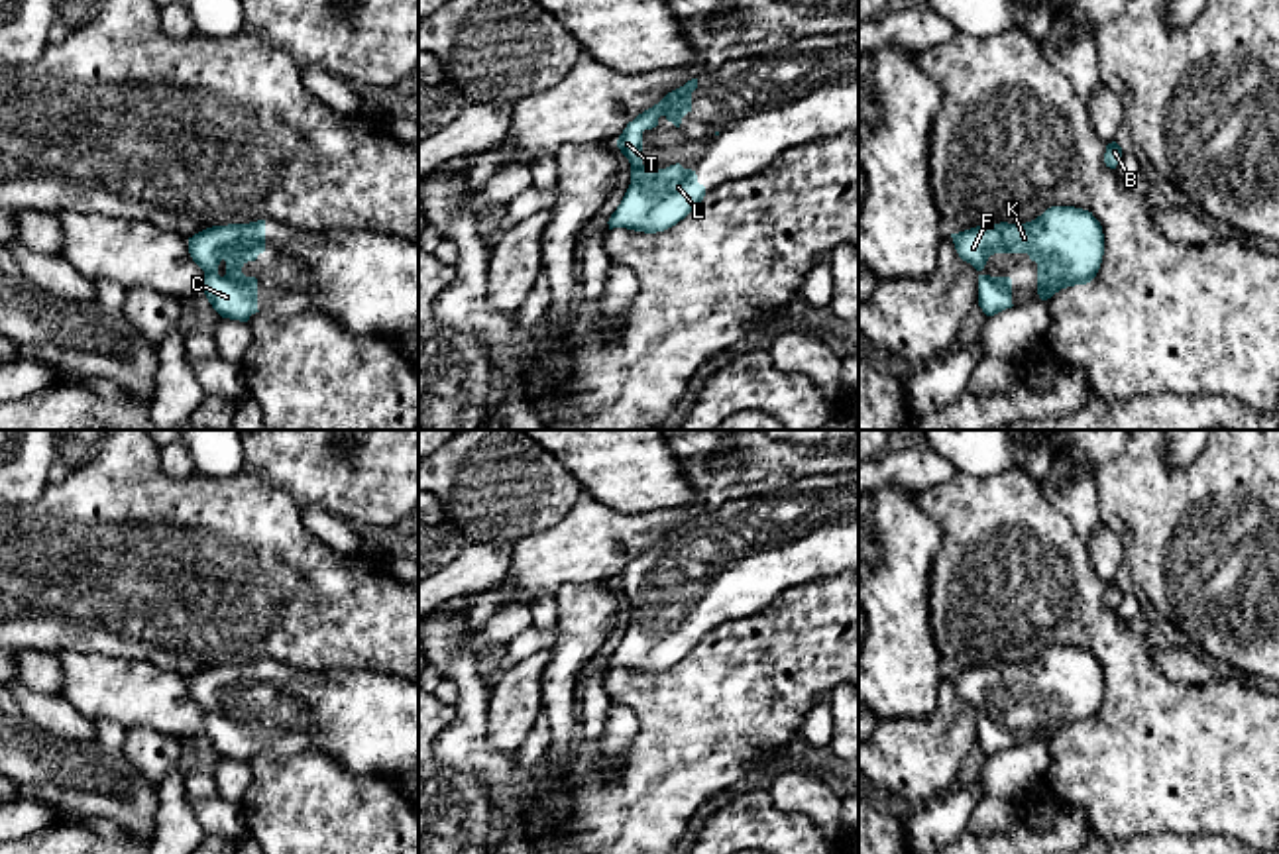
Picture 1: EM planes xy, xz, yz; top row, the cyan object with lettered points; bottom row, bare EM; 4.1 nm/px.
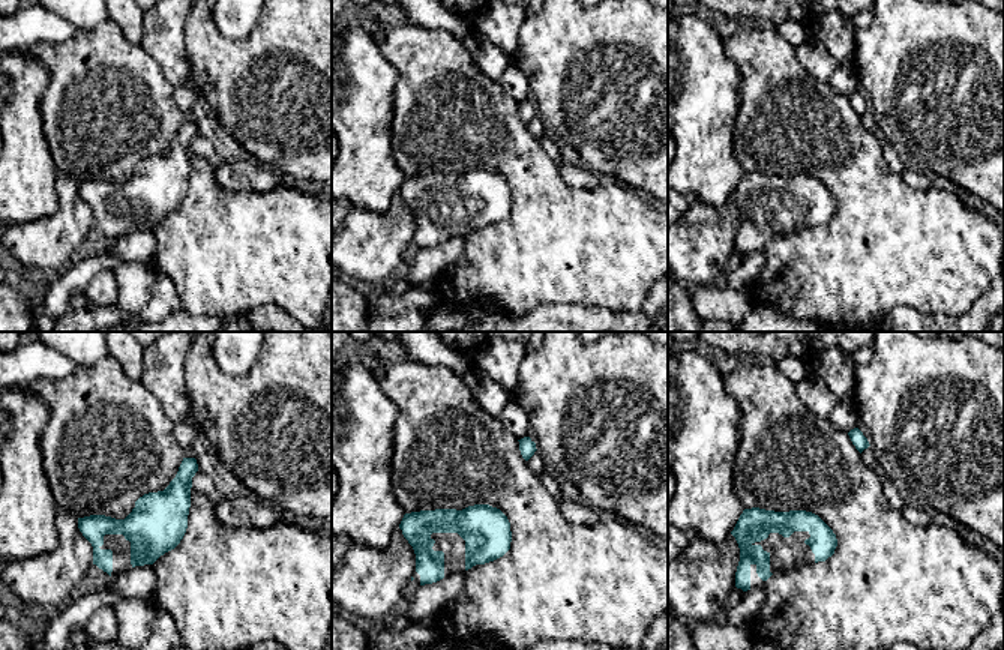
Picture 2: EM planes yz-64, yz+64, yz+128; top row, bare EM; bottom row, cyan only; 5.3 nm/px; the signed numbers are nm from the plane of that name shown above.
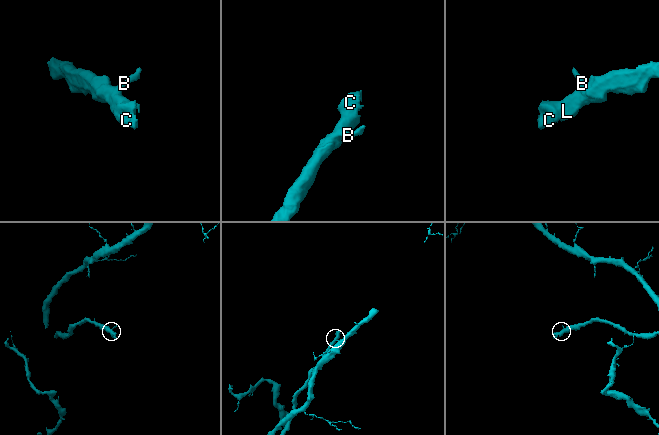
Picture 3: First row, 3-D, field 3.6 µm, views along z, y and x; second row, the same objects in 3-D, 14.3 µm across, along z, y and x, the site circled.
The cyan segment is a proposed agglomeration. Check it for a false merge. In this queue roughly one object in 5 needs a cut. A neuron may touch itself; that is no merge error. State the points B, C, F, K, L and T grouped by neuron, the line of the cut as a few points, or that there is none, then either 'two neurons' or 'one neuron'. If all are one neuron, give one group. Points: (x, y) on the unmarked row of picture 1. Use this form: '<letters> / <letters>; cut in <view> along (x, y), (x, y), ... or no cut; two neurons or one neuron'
B C F K L T; no cut; one neuron

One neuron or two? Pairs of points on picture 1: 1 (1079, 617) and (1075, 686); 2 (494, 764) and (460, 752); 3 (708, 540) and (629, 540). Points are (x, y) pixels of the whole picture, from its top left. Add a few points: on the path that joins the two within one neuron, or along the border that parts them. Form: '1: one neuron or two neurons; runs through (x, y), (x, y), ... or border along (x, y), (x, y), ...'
1: two neurons; border along (1032, 658), (1081, 646), (1105, 684)
2: one neuron; runs through (486, 760), (468, 752)
3: two neurons; border along (698, 515), (639, 552), (623, 570)

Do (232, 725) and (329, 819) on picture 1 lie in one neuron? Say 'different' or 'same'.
different

